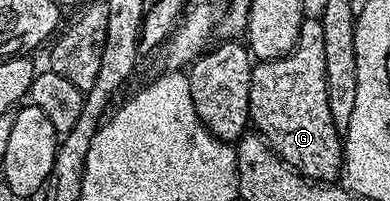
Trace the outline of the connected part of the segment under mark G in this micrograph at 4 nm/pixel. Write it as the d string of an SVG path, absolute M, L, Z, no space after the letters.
M305 17L296 46L285 58L276 58L272 62L257 61L253 65L248 116L251 125L259 131L269 147L309 182L332 184L337 181L336 177L341 177L344 169L344 143L341 131L334 124L334 116L330 114L326 96L326 47L322 41L319 17Z

